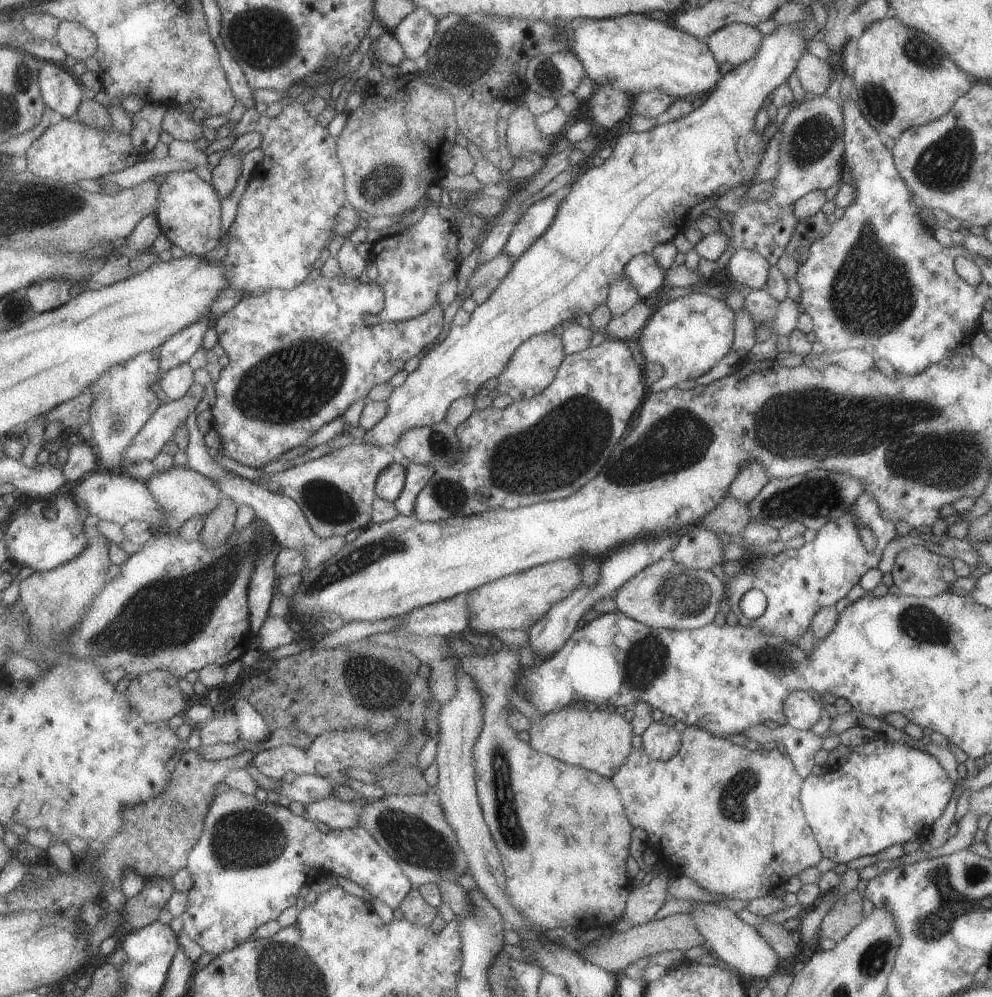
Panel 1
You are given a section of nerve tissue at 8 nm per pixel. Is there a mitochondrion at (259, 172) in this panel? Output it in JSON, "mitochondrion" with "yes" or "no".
{"mitochondrion":"no"}

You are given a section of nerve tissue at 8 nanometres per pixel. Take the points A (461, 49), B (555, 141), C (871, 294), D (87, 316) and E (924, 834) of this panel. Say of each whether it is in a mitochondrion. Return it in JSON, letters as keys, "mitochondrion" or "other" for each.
{"A":"mitochondrion","B":"other","C":"mitochondrion","D":"other","E":"other"}

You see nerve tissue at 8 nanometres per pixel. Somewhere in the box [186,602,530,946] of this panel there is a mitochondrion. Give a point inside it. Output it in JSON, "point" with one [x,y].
{"point":[243,838]}

